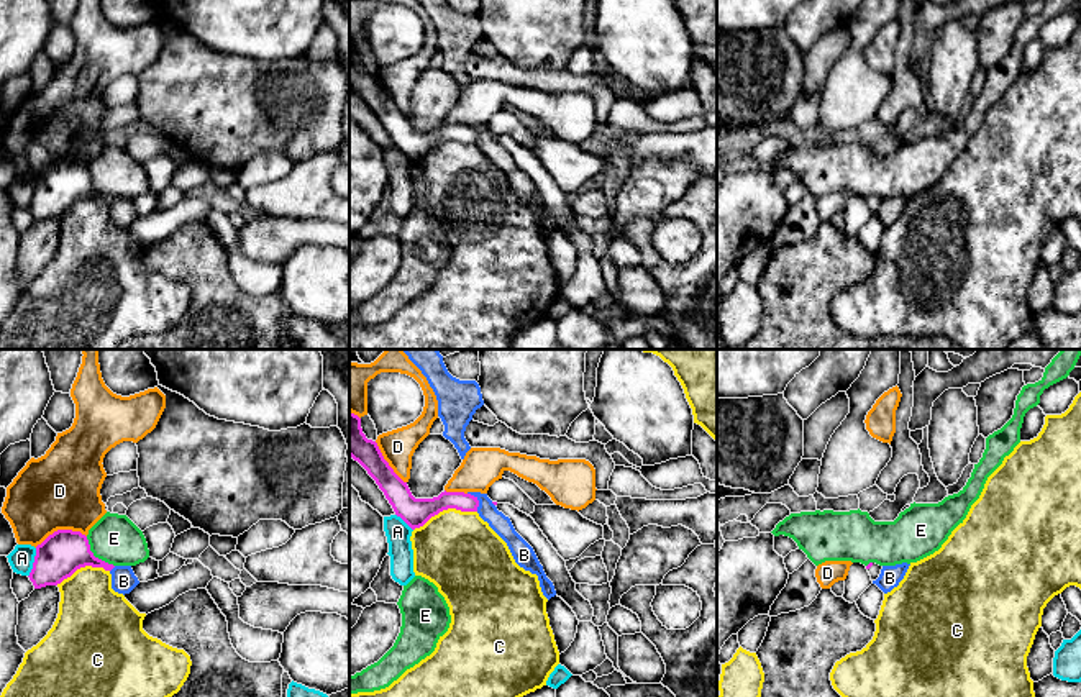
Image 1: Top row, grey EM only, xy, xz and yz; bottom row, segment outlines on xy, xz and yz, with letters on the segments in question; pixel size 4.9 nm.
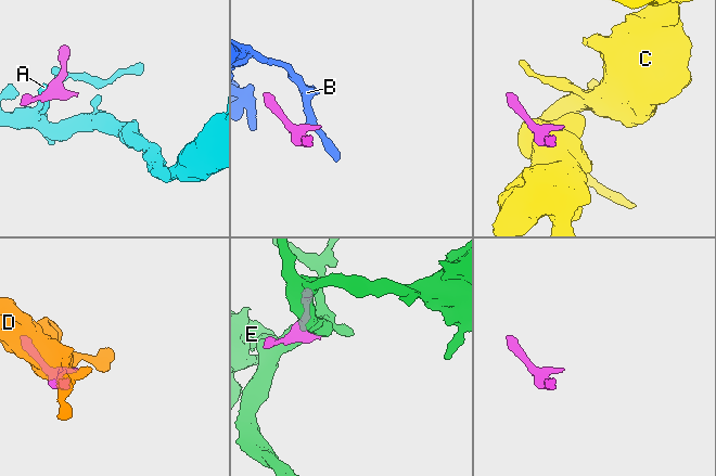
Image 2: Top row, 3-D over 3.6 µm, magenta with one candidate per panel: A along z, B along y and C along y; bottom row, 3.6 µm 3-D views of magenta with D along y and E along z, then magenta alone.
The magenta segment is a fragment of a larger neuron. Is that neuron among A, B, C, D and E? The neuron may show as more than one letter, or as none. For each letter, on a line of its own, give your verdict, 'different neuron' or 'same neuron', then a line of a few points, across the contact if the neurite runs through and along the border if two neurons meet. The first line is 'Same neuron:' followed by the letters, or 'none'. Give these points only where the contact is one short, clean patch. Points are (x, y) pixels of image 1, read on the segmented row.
Same neuron: none
A: different neuron; line xy (36, 548), (28, 576)
B: different neuron; line xz (468, 492), (478, 501), (478, 510)
C: different neuron; line xz (476, 510), (443, 509), (414, 530)
D: different neuron
E: different neuron

